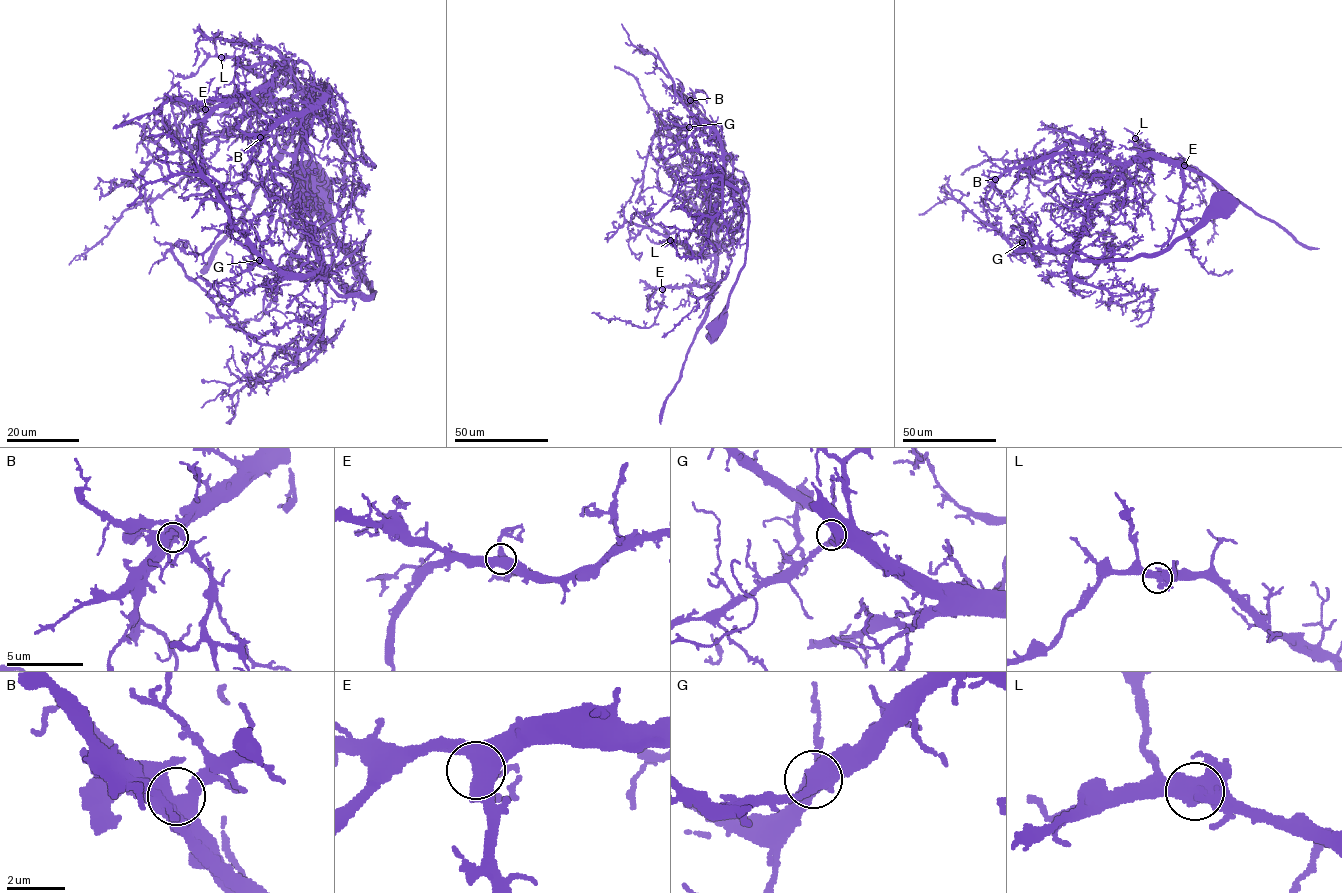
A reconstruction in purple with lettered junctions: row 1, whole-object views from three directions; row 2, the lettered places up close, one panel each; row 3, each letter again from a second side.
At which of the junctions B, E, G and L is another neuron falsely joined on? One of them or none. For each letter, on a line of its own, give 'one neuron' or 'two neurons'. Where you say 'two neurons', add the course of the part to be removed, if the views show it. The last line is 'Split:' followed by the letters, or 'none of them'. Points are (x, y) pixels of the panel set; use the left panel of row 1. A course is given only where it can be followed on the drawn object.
B: one neuron
E: one neuron
G: one neuron
L: one neuron
Split: none of them

